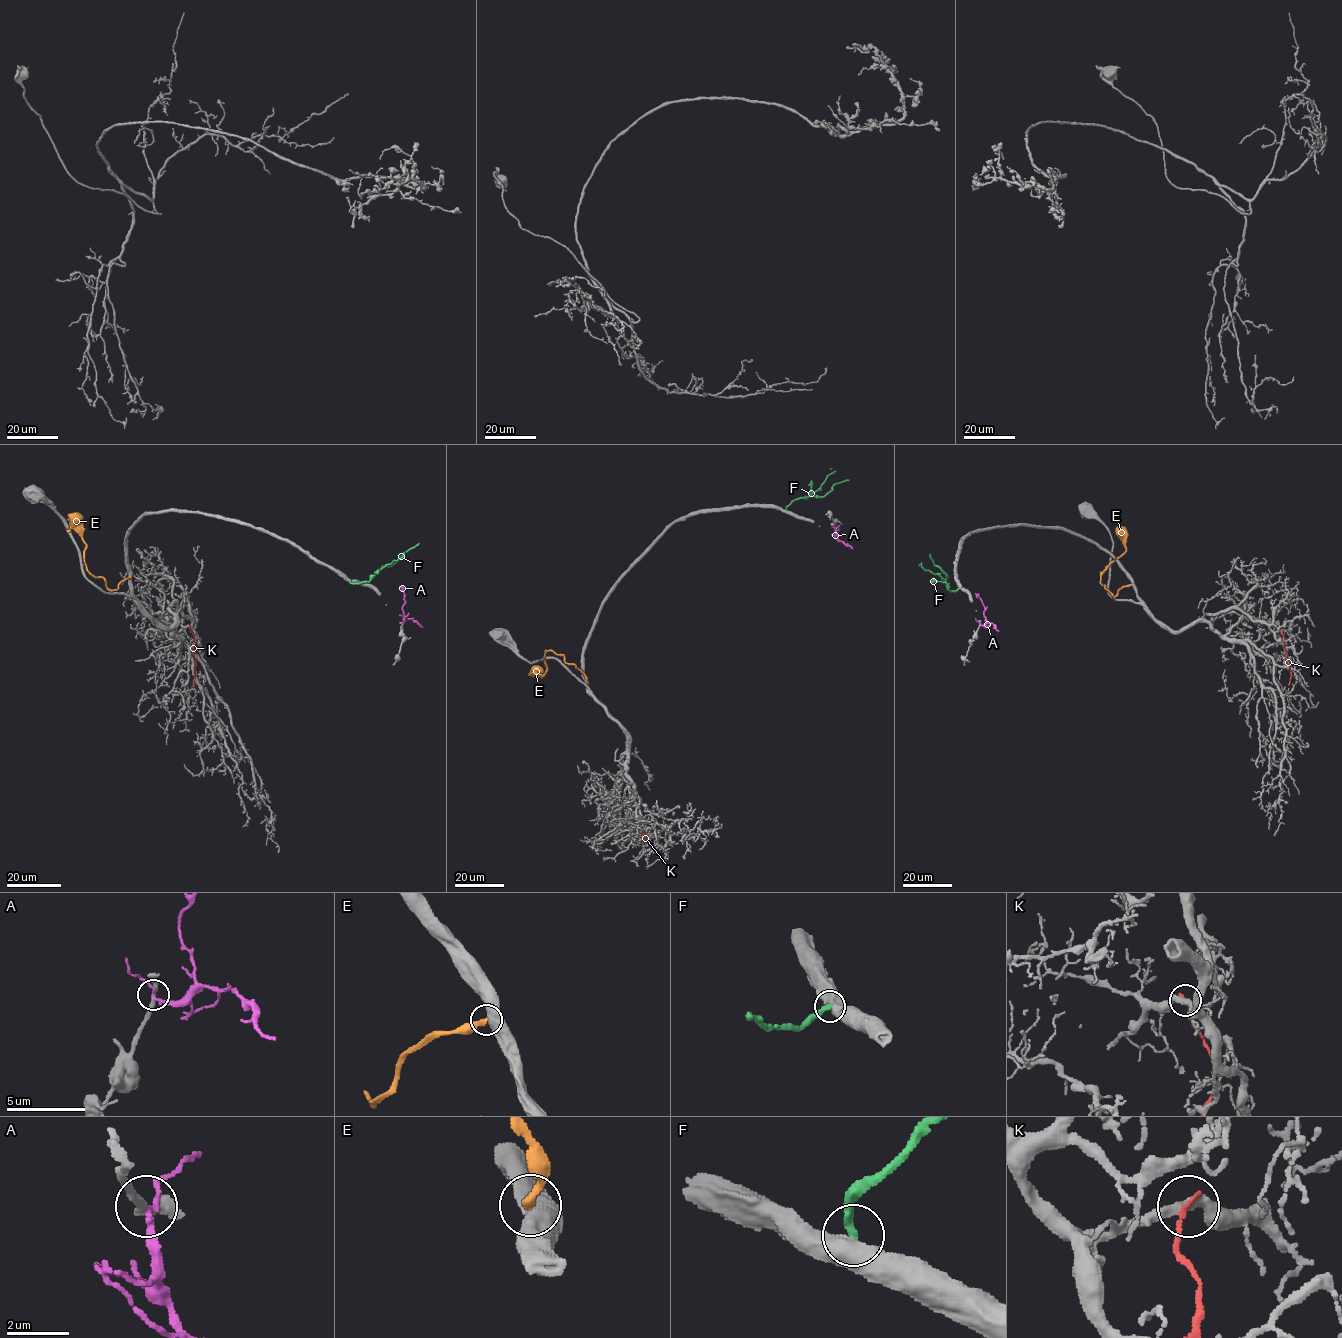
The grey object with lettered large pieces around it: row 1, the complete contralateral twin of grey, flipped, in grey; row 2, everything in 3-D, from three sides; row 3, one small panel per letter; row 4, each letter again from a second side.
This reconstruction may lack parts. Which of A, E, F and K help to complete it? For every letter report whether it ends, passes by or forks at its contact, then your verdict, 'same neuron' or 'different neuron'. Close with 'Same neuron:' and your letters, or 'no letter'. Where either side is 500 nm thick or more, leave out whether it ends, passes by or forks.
A: it passes by; different neuron
E: different neuron
F: different neuron
K: it ends there; different neuron
Same neuron: no letter

